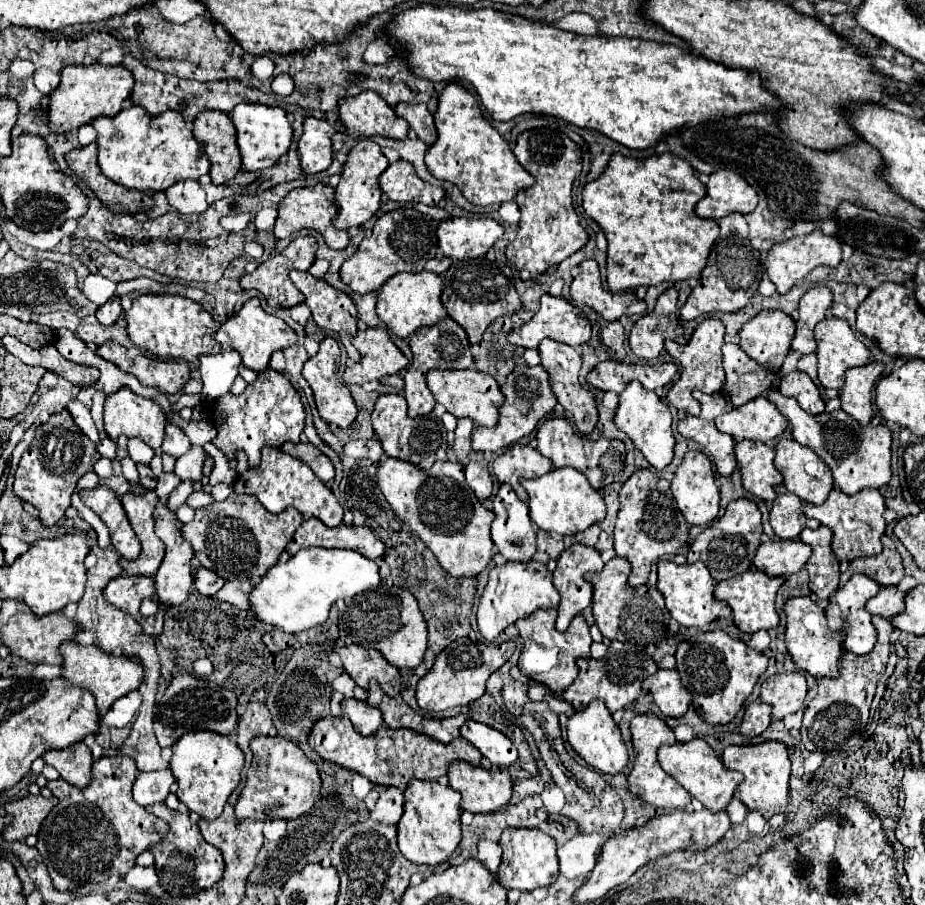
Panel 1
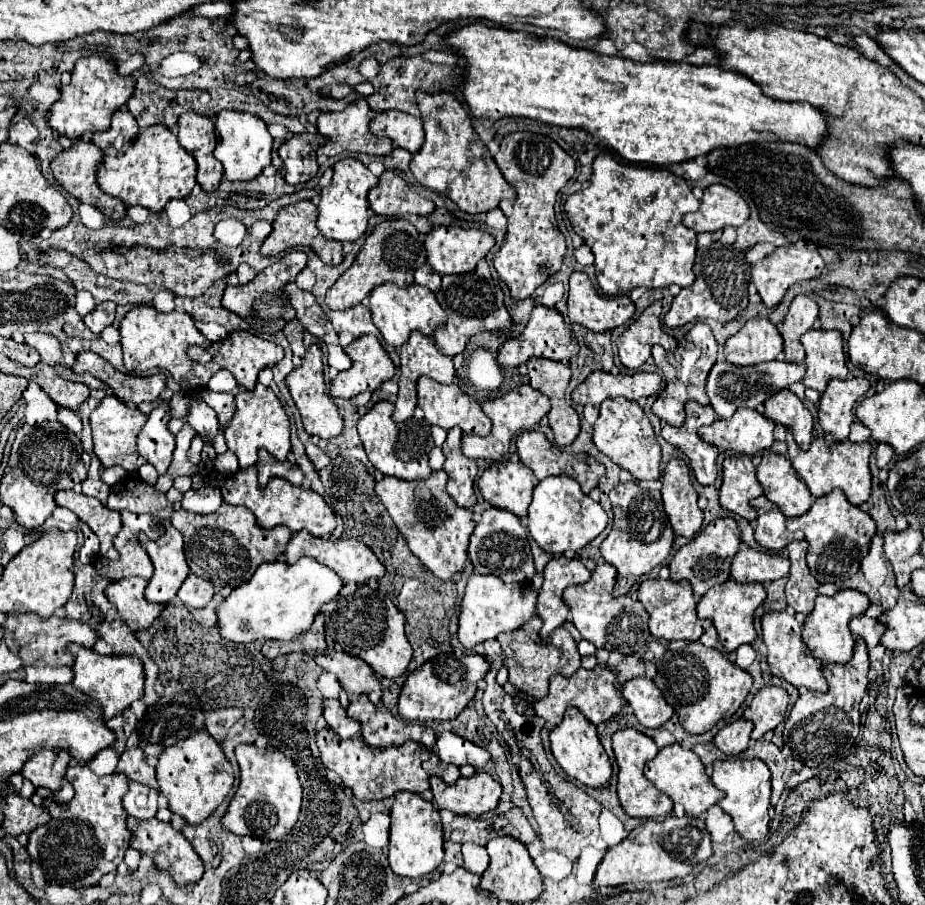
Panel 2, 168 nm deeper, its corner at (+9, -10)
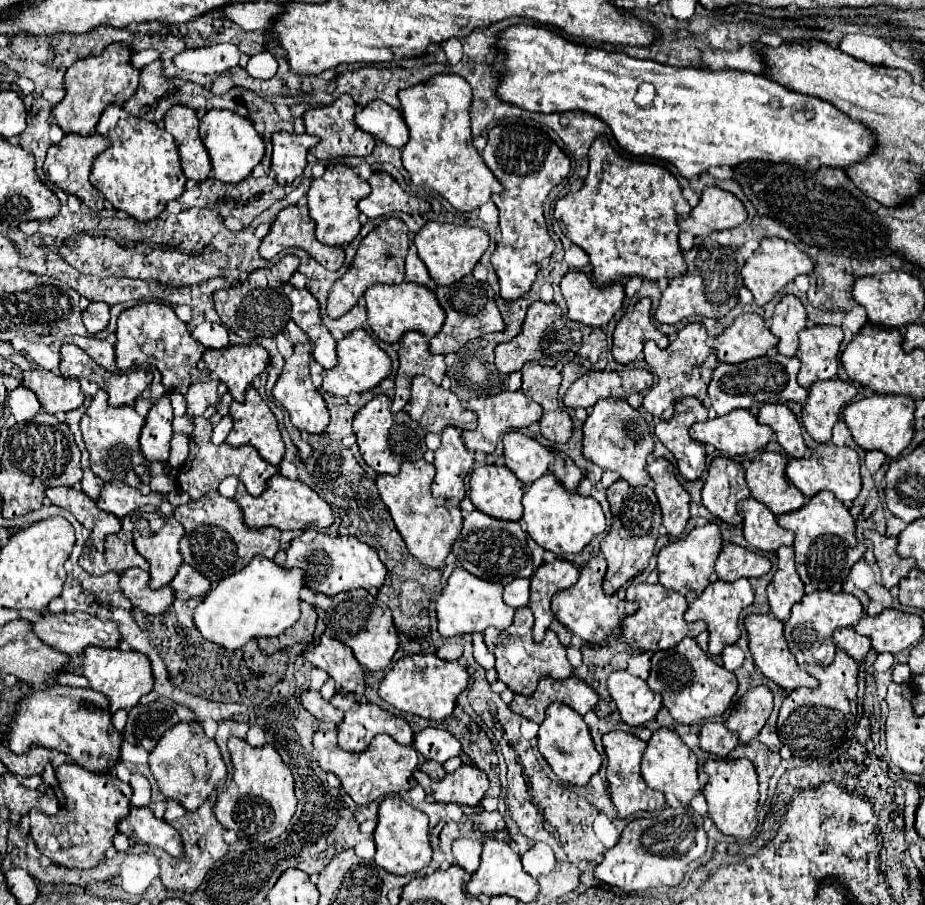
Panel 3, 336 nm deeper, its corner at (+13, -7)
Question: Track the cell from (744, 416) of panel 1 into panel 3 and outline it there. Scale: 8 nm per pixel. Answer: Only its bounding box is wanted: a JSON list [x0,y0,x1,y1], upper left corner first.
[690,410,770,456]

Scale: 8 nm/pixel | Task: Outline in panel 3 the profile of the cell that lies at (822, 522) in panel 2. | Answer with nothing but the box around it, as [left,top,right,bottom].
[778,492,866,592]

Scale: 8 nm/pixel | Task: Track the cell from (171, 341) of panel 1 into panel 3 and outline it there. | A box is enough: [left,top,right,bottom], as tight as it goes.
[114,302,208,394]

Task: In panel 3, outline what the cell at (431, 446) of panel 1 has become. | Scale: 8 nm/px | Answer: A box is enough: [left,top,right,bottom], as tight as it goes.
[354,396,426,474]

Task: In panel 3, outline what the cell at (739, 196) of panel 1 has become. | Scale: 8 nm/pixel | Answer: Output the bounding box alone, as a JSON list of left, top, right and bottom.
[678,186,746,238]

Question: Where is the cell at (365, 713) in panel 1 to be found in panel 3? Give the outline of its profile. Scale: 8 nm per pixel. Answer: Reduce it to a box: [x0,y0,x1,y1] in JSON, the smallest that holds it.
[300,690,342,724]

